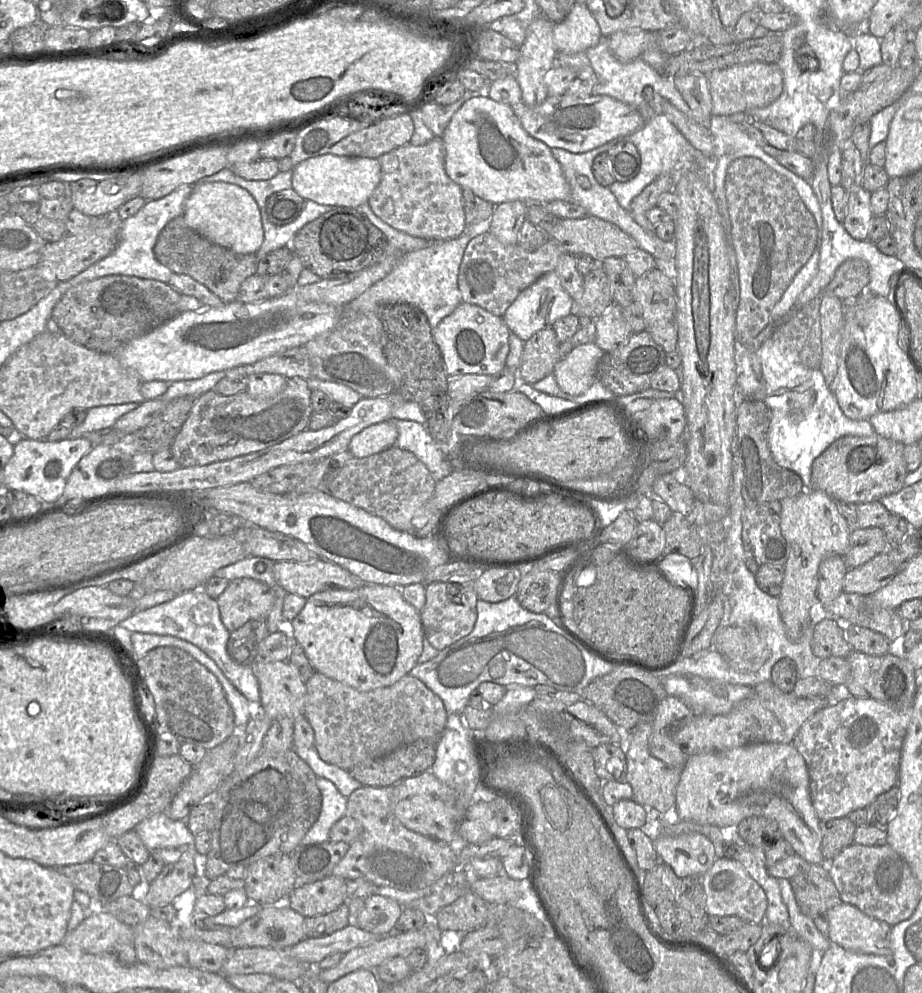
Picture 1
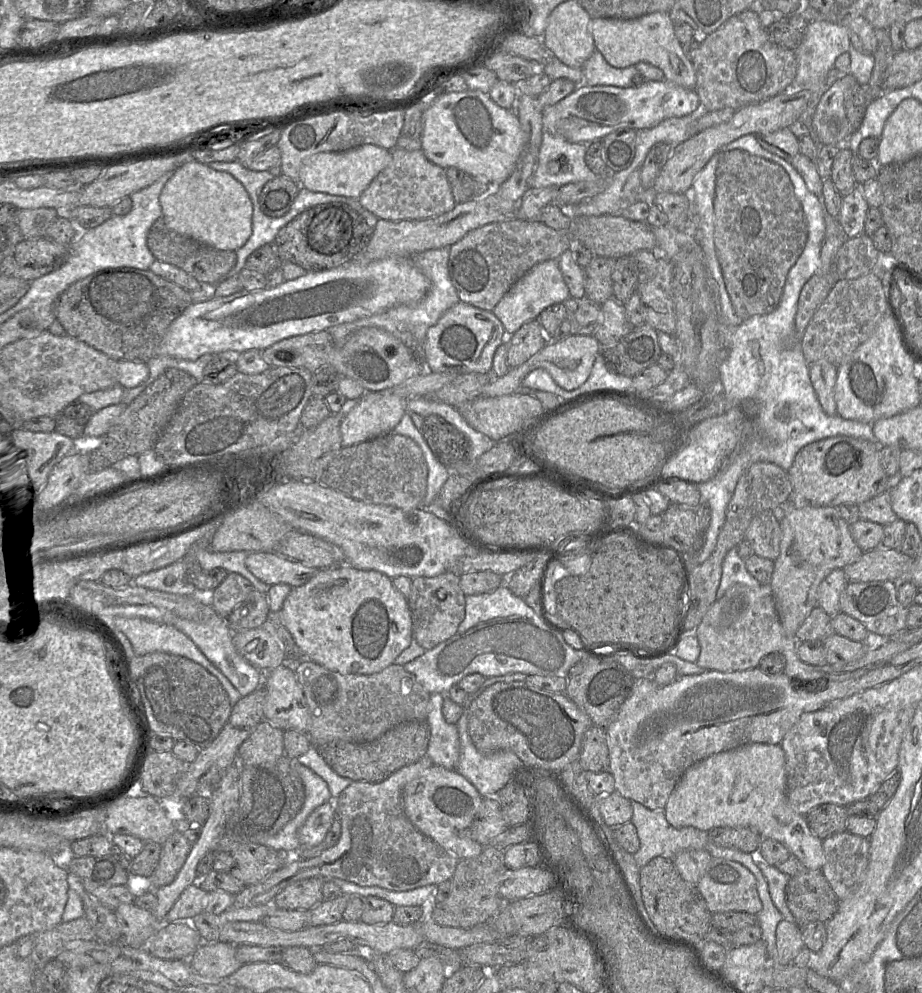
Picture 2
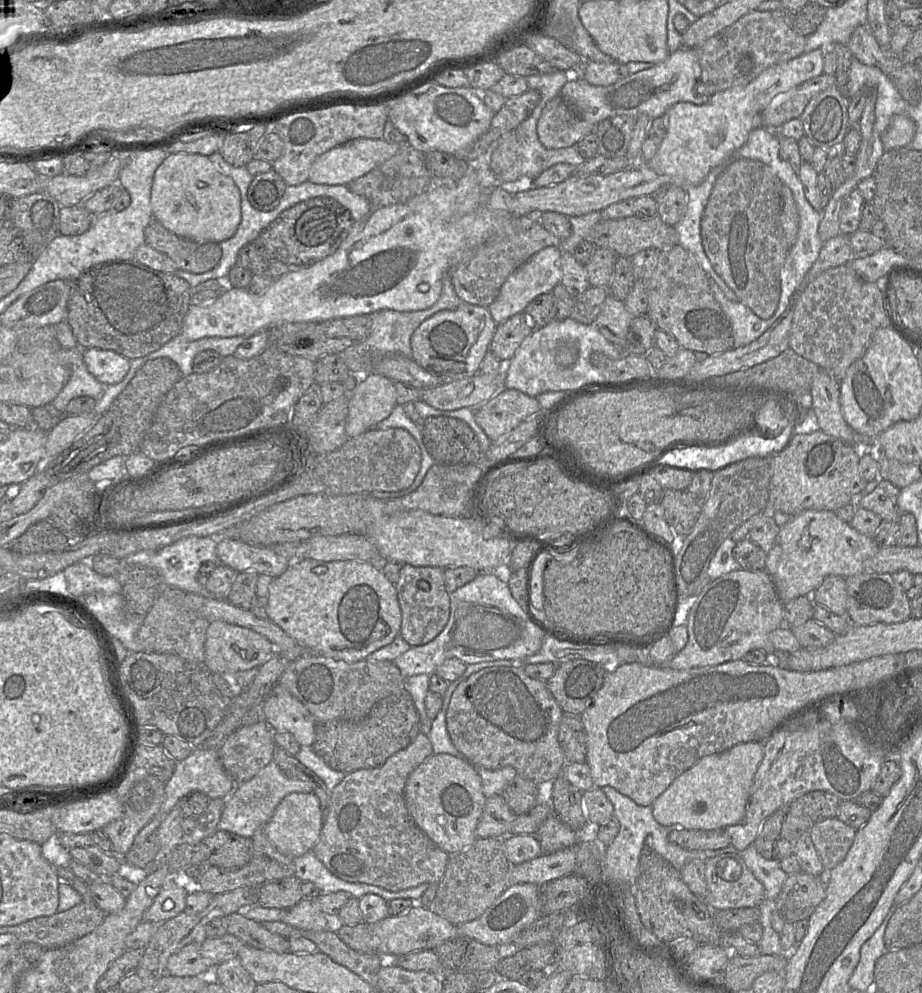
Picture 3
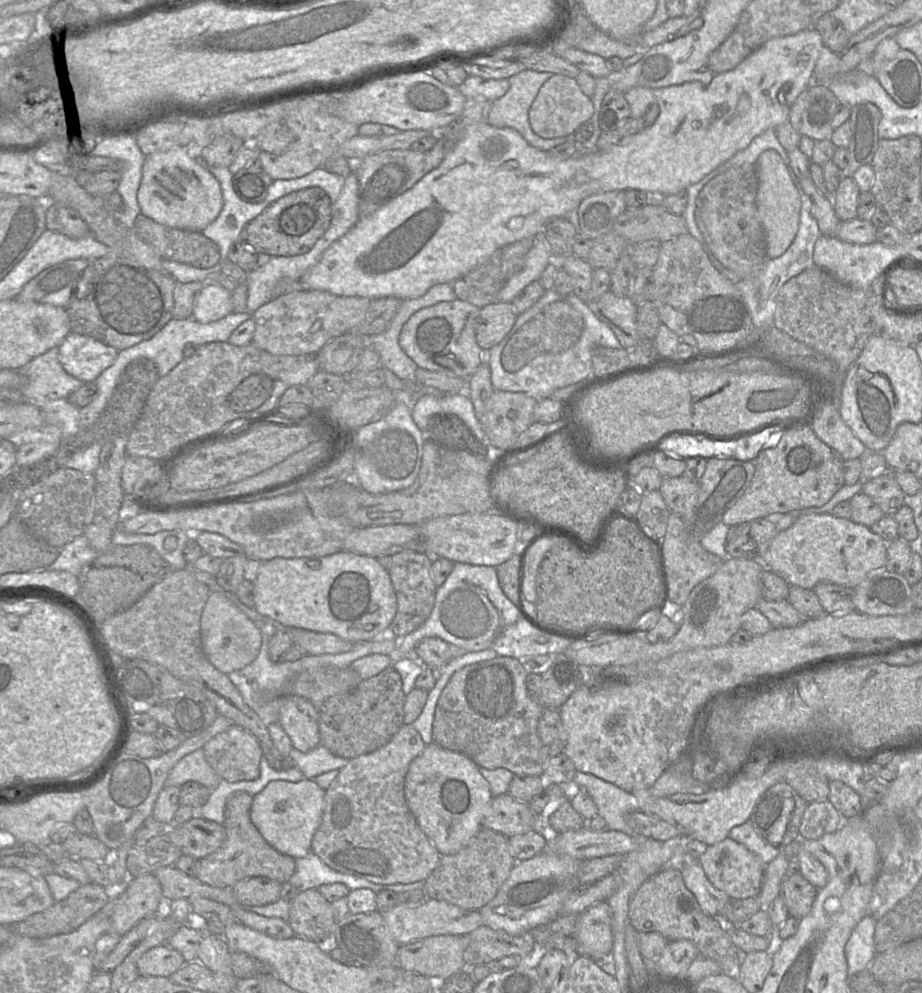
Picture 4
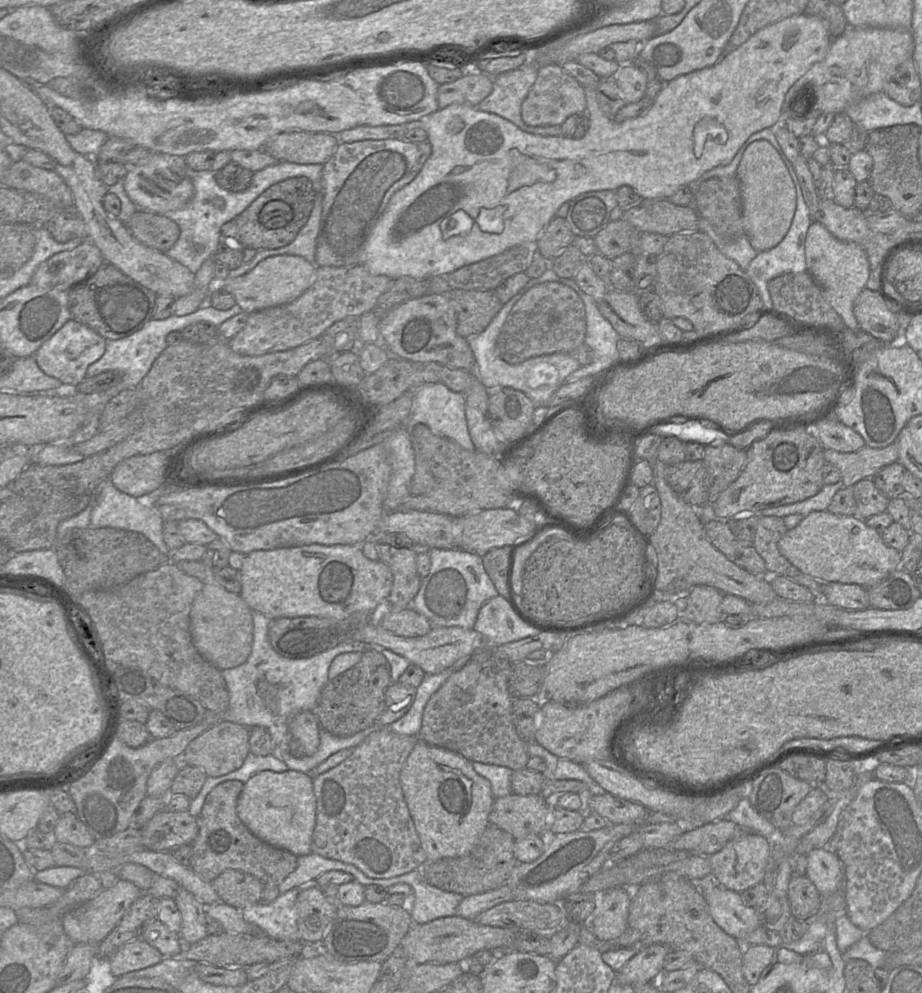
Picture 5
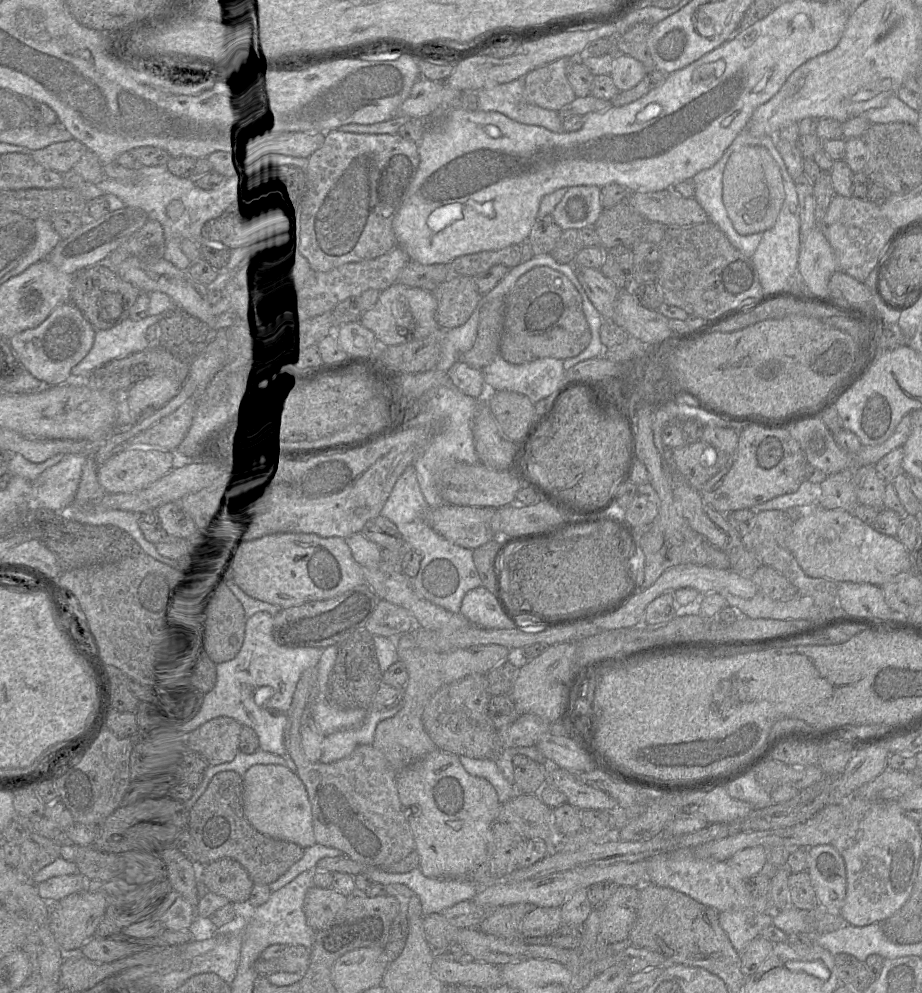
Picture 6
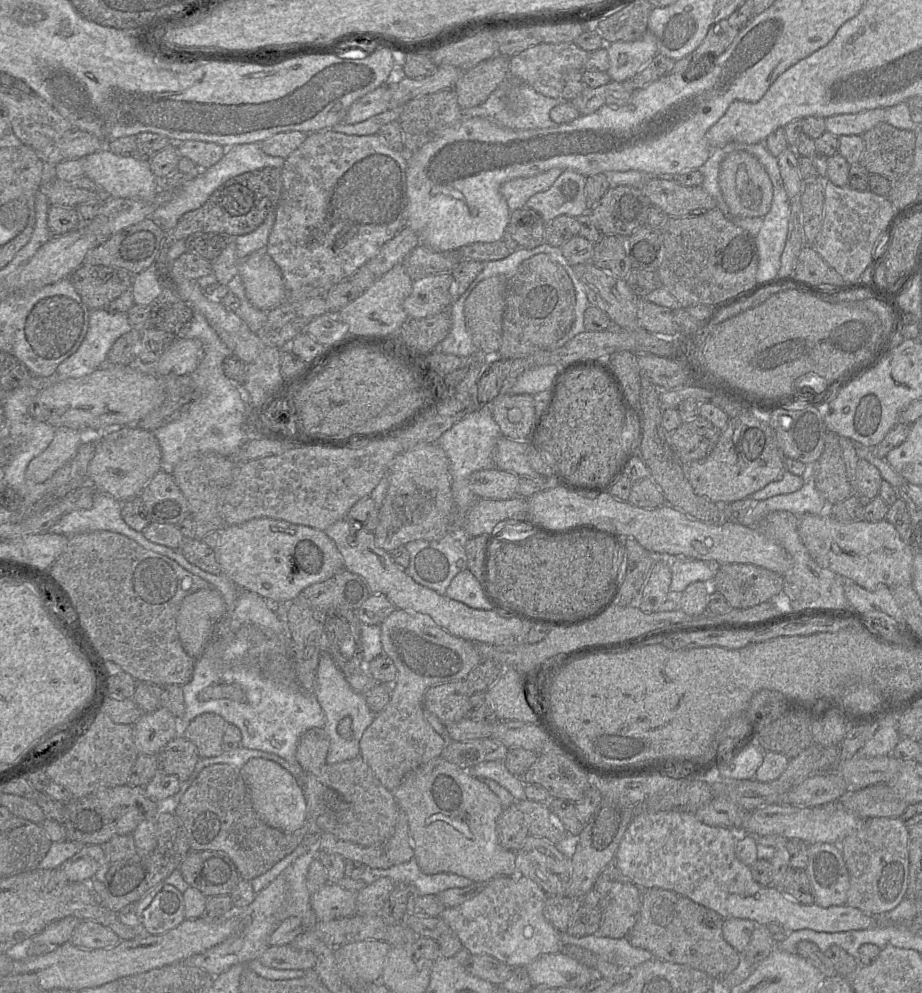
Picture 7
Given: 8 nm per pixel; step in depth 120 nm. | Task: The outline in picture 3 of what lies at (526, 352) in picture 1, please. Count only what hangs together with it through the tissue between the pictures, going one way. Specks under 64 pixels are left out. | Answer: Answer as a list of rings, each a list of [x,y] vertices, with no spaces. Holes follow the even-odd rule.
[[[526,313],[515,314],[497,325],[489,350],[498,360],[510,360],[535,328]]]

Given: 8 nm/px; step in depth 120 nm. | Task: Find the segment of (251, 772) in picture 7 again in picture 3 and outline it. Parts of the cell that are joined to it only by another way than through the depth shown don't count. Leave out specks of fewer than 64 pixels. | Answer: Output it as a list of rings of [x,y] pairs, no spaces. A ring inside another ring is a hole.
[[[290,793],[277,805],[270,820],[262,827],[268,840],[284,855],[301,856],[317,843],[322,828],[323,816],[318,797],[312,793]]]

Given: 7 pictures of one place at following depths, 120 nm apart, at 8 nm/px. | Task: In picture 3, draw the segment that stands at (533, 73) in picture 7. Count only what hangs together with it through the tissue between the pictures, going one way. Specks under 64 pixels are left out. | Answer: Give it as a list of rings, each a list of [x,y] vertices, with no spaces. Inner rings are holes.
[[[560,94],[546,103],[537,122],[538,139],[548,149],[574,146],[593,131]]]

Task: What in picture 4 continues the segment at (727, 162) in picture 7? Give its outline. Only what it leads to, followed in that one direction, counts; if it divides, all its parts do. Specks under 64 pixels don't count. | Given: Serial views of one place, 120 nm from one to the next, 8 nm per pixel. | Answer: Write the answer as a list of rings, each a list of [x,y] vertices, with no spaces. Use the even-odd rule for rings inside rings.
[[[766,150],[761,153],[757,162],[759,186],[756,195],[756,207],[759,220],[764,230],[767,257],[780,257],[794,241],[800,222],[801,199],[794,185],[788,169],[775,150]]]

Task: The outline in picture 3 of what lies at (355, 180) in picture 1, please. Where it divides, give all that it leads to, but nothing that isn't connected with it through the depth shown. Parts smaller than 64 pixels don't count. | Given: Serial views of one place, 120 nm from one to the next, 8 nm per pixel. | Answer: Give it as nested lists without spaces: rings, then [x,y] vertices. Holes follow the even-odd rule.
[[[388,119],[383,139],[356,138],[318,156],[310,168],[308,180],[316,184],[348,185],[392,158],[400,145],[408,145],[408,140]]]

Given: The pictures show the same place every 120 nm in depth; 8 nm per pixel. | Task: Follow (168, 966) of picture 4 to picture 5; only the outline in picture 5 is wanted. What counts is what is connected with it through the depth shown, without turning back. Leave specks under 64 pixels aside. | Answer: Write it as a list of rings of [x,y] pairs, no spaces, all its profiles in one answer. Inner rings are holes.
[[[136,938],[118,948],[109,958],[111,972],[119,977],[160,963],[165,958],[146,941]]]

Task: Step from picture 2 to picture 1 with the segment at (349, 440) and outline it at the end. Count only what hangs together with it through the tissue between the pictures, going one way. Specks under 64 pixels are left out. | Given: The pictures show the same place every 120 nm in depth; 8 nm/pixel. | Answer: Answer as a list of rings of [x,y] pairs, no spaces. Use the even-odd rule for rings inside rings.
[[[390,418],[368,426],[354,435],[348,450],[354,457],[368,457],[393,446],[397,437],[397,427],[393,423],[393,418]]]

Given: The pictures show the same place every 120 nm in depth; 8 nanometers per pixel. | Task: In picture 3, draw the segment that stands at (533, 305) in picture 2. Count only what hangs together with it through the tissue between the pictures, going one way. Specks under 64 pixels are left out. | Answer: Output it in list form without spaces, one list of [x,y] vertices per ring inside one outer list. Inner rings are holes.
[[[560,245],[543,248],[508,276],[495,300],[487,307],[497,325],[505,322],[515,314],[523,313],[526,306],[535,297],[552,292],[553,288],[561,283],[561,254]]]

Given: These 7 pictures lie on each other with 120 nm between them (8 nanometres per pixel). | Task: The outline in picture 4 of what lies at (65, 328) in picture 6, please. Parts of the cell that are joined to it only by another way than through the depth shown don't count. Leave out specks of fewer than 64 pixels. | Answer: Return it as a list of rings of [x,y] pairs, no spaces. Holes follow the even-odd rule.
[[[70,332],[58,346],[58,358],[67,373],[82,382],[95,381],[116,360],[118,351],[90,336]]]

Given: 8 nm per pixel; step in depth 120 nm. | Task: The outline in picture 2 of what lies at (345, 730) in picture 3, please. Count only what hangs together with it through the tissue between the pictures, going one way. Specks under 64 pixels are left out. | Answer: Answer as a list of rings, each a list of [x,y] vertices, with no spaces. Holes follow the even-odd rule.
[[[426,720],[400,723],[379,738],[365,743],[336,740],[317,746],[325,762],[340,776],[352,781],[380,782],[398,769],[417,762],[427,753],[430,728]]]

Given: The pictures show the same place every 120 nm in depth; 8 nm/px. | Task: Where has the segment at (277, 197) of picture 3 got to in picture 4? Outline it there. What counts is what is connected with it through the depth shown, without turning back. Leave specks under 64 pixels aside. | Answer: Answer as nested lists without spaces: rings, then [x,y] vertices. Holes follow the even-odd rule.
[[[259,162],[239,170],[232,177],[236,194],[248,203],[264,201],[272,181]]]

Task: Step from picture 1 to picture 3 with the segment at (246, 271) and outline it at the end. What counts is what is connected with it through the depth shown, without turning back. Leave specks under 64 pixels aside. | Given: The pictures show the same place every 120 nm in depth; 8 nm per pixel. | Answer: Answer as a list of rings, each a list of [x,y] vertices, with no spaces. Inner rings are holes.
[[[154,218],[145,228],[145,244],[170,258],[179,270],[196,274],[214,269],[222,256],[218,243],[198,243],[181,238]]]

